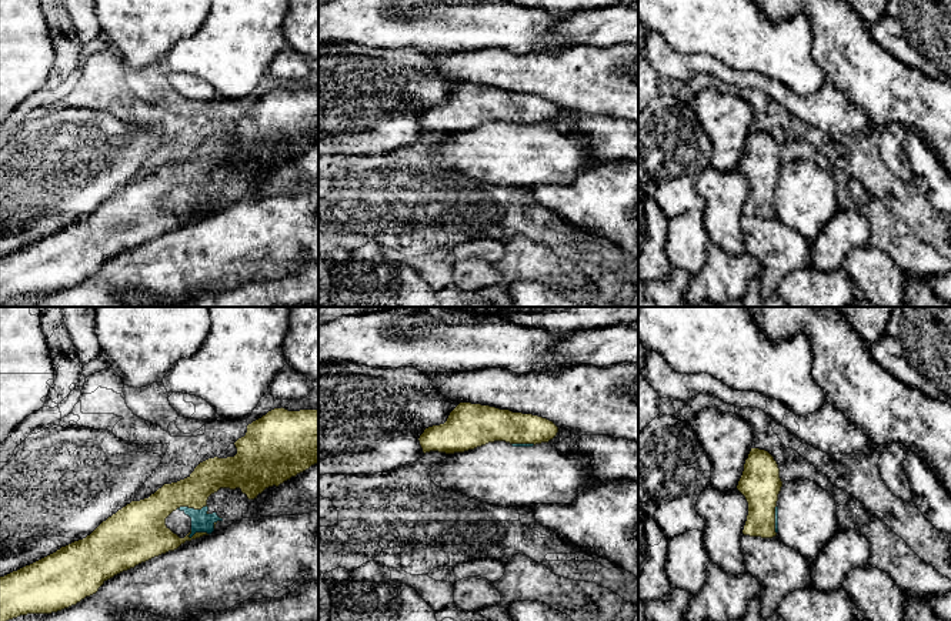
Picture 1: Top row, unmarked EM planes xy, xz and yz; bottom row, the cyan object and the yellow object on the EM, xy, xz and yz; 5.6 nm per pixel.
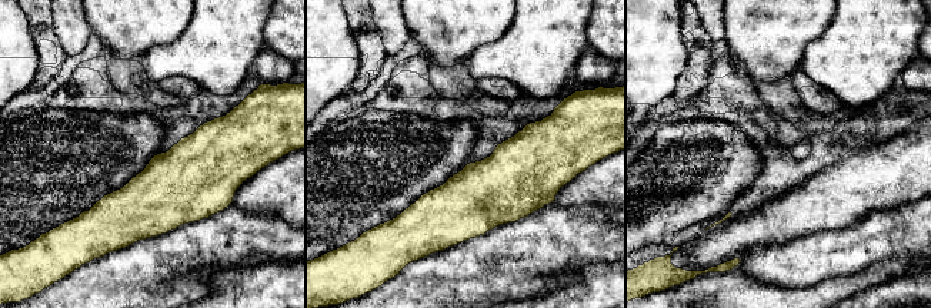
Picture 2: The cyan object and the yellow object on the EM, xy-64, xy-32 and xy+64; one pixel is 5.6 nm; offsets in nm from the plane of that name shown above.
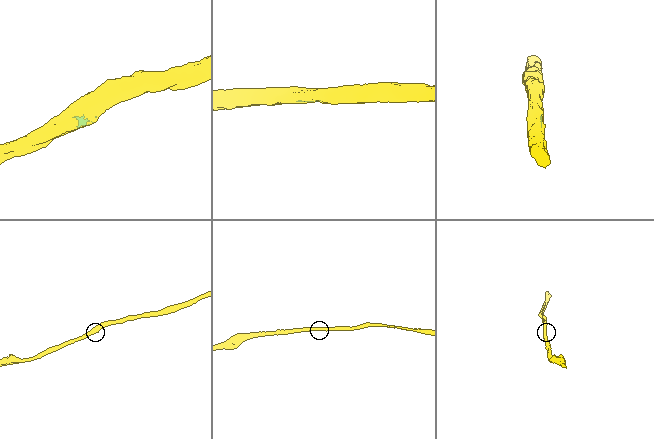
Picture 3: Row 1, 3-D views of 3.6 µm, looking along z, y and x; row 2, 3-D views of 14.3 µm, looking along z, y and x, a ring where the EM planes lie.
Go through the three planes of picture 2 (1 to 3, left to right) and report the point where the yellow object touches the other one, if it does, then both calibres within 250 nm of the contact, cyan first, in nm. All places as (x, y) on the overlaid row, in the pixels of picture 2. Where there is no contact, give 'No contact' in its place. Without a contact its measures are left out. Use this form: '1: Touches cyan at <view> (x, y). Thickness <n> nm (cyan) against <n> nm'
1: No contact
2: No contact
3: No contact

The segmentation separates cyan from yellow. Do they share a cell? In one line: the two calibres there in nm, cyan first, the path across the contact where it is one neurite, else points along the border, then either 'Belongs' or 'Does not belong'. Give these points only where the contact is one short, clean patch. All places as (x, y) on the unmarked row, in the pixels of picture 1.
Thickness 120 nm (cyan) against 190 nm. Does not belong

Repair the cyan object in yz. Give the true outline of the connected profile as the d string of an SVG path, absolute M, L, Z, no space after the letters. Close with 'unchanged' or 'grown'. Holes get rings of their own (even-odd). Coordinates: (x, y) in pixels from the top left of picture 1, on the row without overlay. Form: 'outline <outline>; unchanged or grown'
outline M784 161L775 187L781 223L812 243L838 211L834 177L814 161Z; grown

